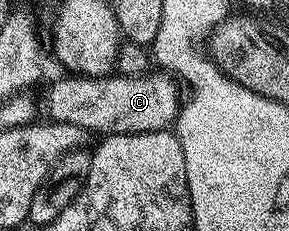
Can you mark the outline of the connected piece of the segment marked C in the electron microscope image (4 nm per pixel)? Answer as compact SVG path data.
M149 70L135 76L65 74L62 80L55 81L49 88L48 119L59 124L72 124L86 133L101 132L102 137L163 132L174 127L183 103L183 95L176 82L164 70Z

